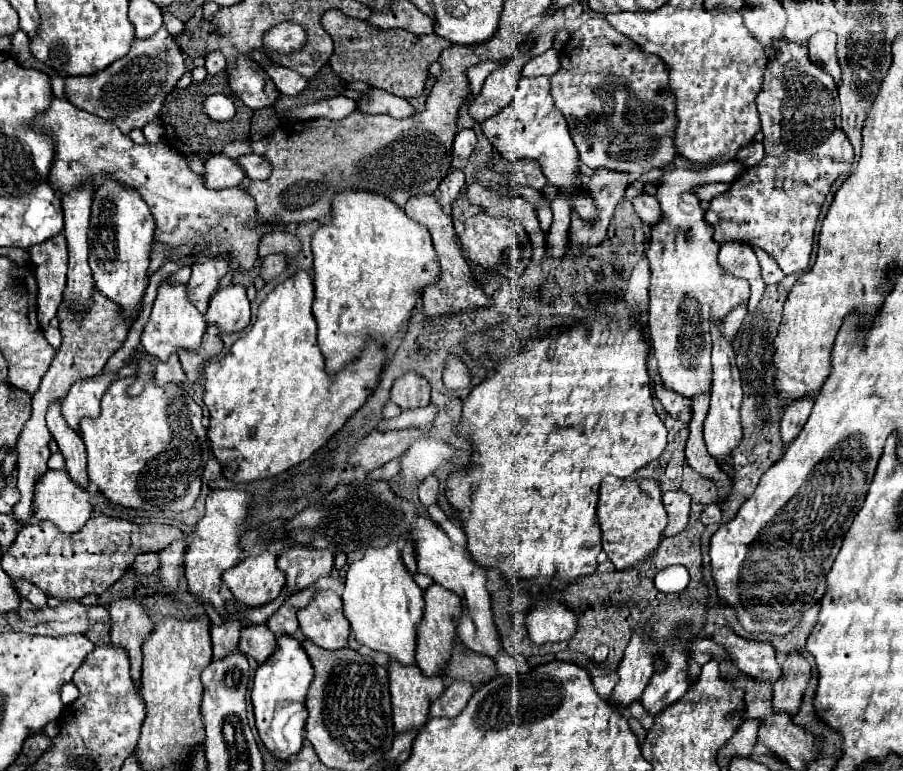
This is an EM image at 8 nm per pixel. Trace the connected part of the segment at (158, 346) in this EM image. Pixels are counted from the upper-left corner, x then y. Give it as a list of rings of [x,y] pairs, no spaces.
[[[164,279],[158,287],[158,295],[156,295],[156,301],[152,307],[152,315],[150,315],[150,319],[142,331],[142,347],[150,355],[166,361],[170,357],[170,353],[174,353],[180,347],[198,349],[202,343],[204,331],[206,331],[204,313],[200,313],[194,307],[194,303],[188,299],[186,285],[178,283],[174,279]]]

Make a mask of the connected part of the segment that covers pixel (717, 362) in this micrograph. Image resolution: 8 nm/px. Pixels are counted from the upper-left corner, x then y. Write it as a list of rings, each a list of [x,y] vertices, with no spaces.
[[[738,305],[730,311],[726,319],[712,325],[712,399],[710,399],[710,411],[704,419],[704,441],[706,449],[712,459],[716,461],[728,461],[732,457],[732,451],[742,441],[742,425],[740,425],[740,403],[742,403],[742,383],[740,383],[740,371],[736,367],[736,357],[732,351],[732,341],[746,317],[746,305]]]

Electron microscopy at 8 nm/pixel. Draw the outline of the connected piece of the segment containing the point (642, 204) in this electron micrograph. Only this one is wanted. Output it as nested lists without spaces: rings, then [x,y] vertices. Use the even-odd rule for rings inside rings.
[[[642,195],[642,197],[636,197],[632,203],[634,203],[634,209],[636,209],[638,217],[640,217],[644,223],[656,225],[656,223],[662,219],[662,209],[660,209],[656,197],[652,197],[652,195]]]

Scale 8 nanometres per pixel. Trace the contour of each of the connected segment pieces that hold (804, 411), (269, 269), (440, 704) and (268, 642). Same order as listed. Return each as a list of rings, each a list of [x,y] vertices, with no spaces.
[[[804,397],[804,399],[796,399],[792,405],[788,405],[784,409],[784,417],[780,423],[780,435],[784,445],[788,445],[792,439],[796,439],[796,435],[802,431],[810,411],[812,411],[812,397]]]
[[[274,253],[274,255],[268,255],[262,259],[262,267],[260,267],[260,277],[264,281],[270,281],[274,279],[276,275],[280,275],[286,267],[286,257],[284,253]]]
[[[460,679],[448,681],[446,691],[430,705],[430,717],[454,717],[458,715],[474,693],[472,683],[464,683]]]
[[[266,625],[244,627],[238,647],[248,657],[254,657],[258,663],[264,663],[276,651],[276,637]]]

